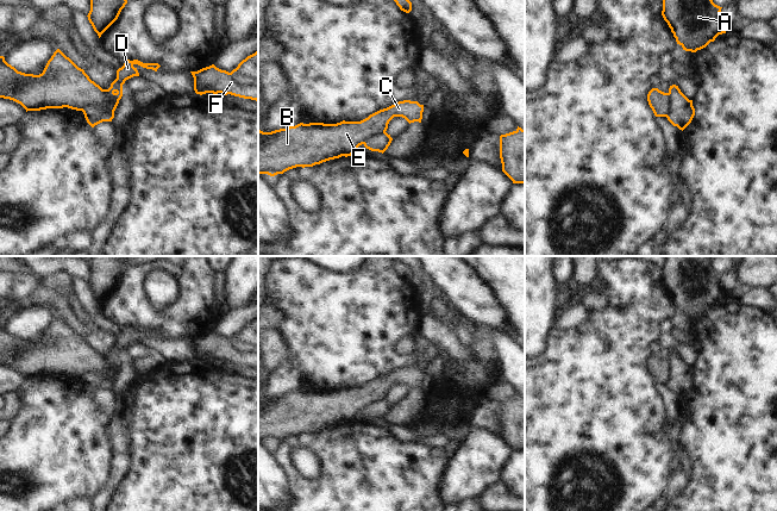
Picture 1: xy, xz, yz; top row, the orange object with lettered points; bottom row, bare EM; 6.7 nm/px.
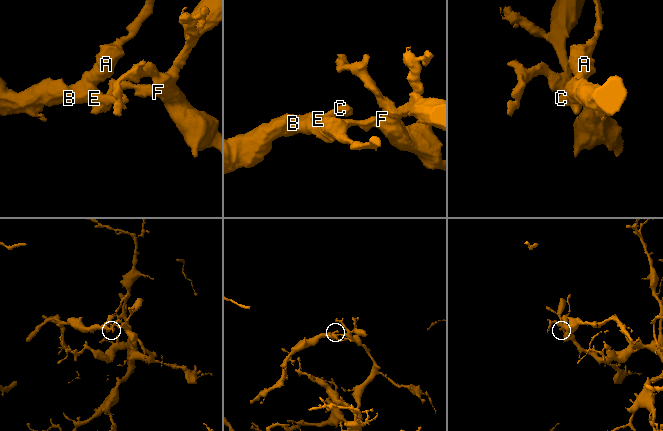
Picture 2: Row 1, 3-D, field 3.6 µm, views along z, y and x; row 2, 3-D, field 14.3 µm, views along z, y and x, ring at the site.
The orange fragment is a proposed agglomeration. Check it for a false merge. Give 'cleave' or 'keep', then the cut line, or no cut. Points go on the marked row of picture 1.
cleave | xy (112, 97), (105, 106), (86, 106), (81, 110)

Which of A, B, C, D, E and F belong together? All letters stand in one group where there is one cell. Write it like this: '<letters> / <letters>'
A B C E / D F

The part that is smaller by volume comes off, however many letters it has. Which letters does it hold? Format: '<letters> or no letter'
A, B, C, E

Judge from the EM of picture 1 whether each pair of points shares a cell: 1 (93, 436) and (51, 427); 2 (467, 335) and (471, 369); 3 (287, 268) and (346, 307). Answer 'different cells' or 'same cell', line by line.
1: same cell
2: different cells
3: same cell

